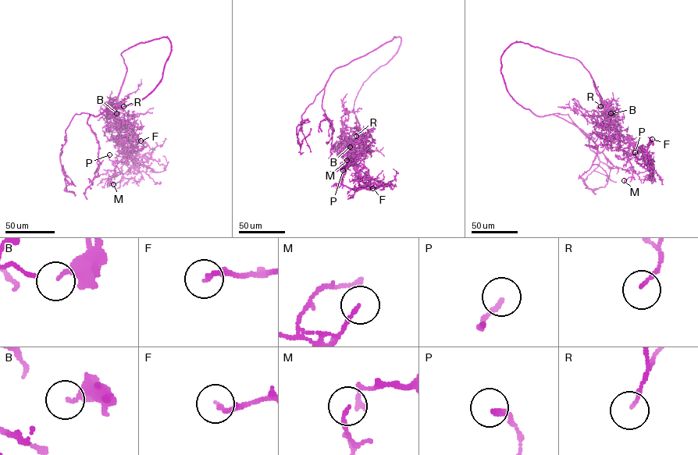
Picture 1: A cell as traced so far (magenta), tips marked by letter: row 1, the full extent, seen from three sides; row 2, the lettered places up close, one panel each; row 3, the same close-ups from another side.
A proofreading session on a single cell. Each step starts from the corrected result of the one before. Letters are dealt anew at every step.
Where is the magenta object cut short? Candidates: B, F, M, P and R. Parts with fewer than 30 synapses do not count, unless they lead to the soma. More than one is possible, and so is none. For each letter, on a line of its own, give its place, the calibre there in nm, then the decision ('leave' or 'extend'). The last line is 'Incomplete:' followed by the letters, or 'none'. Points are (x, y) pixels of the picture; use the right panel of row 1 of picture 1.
B: at (610, 113); 240 nm thick; leave
F: at (652, 139); 190 nm thick; leave
M: at (624, 180); 120 nm thick; leave
P: at (635, 152); 190 nm thick; leave
R: at (600, 106); 120 nm thick; leave
Incomplete: none

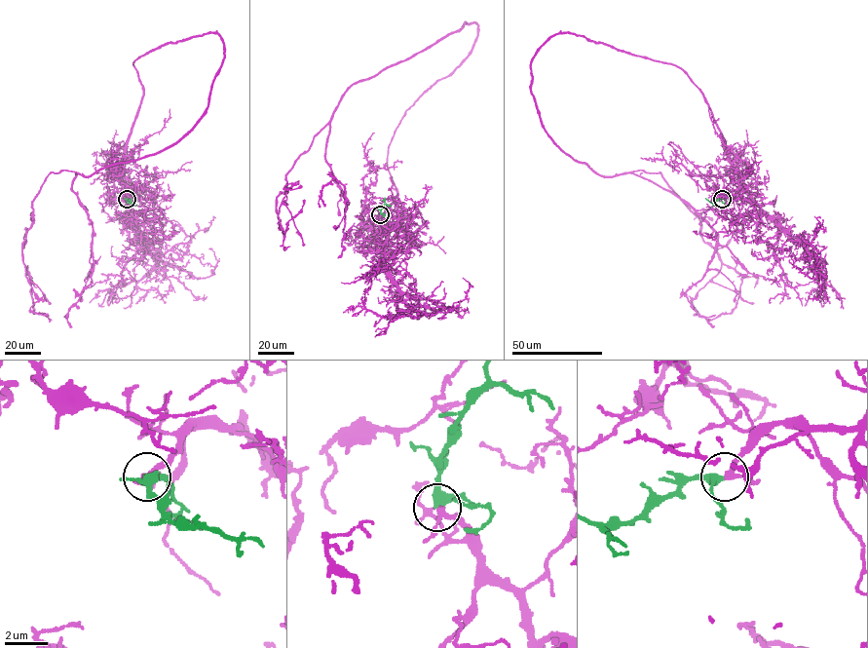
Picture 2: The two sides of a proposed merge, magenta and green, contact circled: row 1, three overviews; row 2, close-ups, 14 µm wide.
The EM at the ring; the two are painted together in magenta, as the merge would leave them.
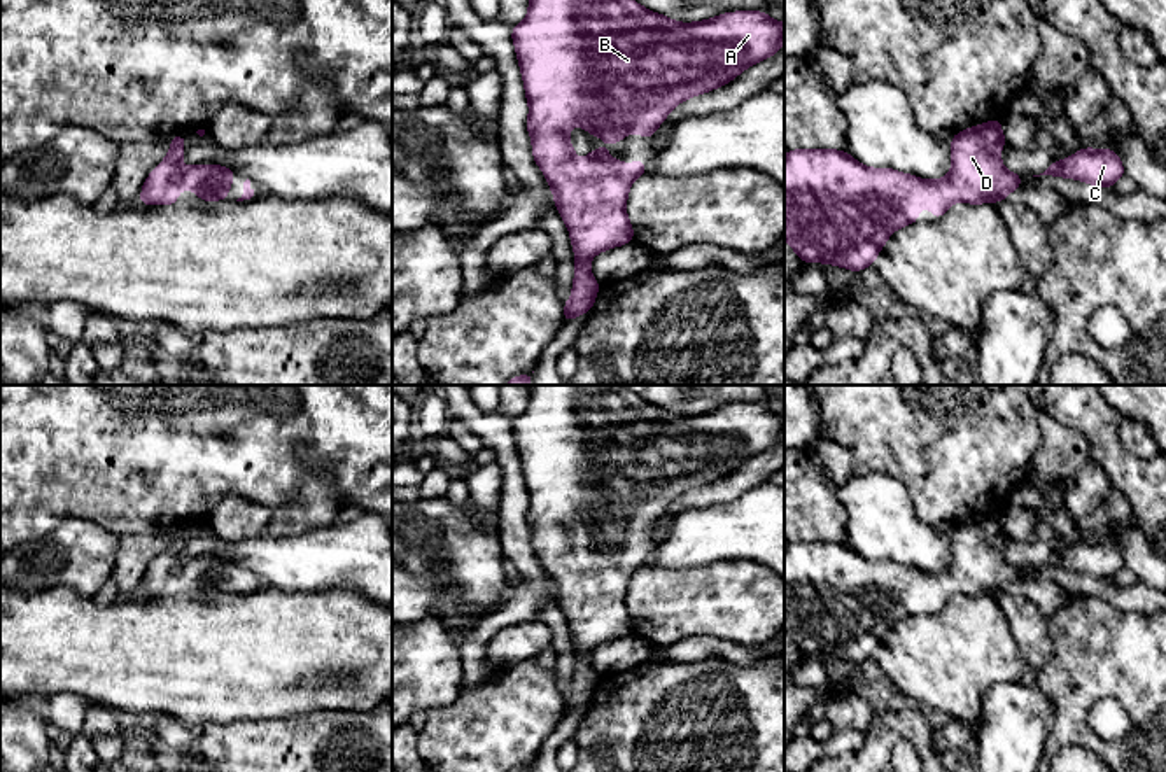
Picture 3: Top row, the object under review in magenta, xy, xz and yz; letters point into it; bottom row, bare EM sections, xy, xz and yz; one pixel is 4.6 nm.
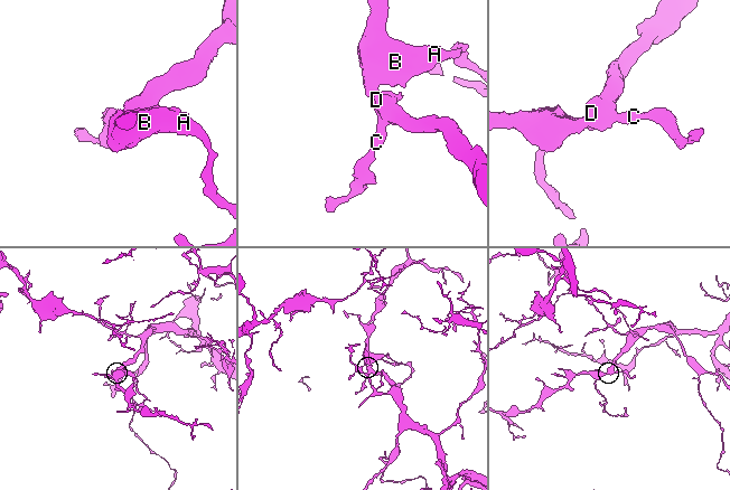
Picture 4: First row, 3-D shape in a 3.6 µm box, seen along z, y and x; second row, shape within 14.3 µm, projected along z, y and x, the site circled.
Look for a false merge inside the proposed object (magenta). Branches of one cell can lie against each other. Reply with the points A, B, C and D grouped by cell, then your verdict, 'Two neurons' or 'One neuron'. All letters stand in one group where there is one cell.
Groups: A B C D. One neuron

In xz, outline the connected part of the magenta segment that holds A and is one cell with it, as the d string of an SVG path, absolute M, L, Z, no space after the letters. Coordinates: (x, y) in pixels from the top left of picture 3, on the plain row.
M530 385L529 404L511 422L511 431L529 494L527 523L532 532L532 548L550 576L555 599L567 616L571 639L576 644L572 686L564 695L565 716L590 704L597 690L601 676L592 669L590 651L634 632L634 621L625 604L627 588L632 574L650 564L641 550L634 557L611 551L608 539L599 539L585 551L576 553L578 544L571 541L569 520L585 520L608 536L616 536L629 525L653 530L655 522L683 492L725 478L742 462L776 446L784 436L784 415L758 403L727 404L697 415L676 415L618 385Z

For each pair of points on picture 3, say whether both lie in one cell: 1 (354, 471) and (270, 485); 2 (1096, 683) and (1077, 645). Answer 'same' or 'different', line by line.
1: same
2: same

